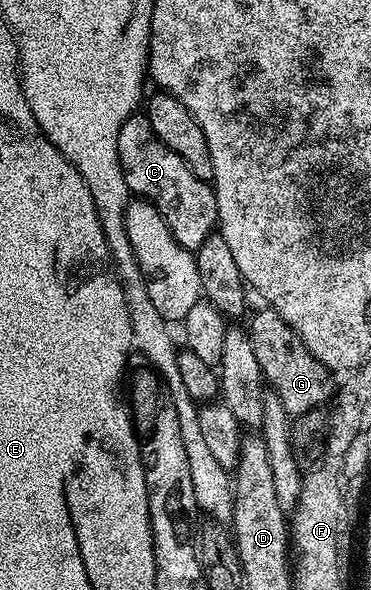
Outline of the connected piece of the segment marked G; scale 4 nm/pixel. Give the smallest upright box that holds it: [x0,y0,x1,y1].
[246,307,334,415]

